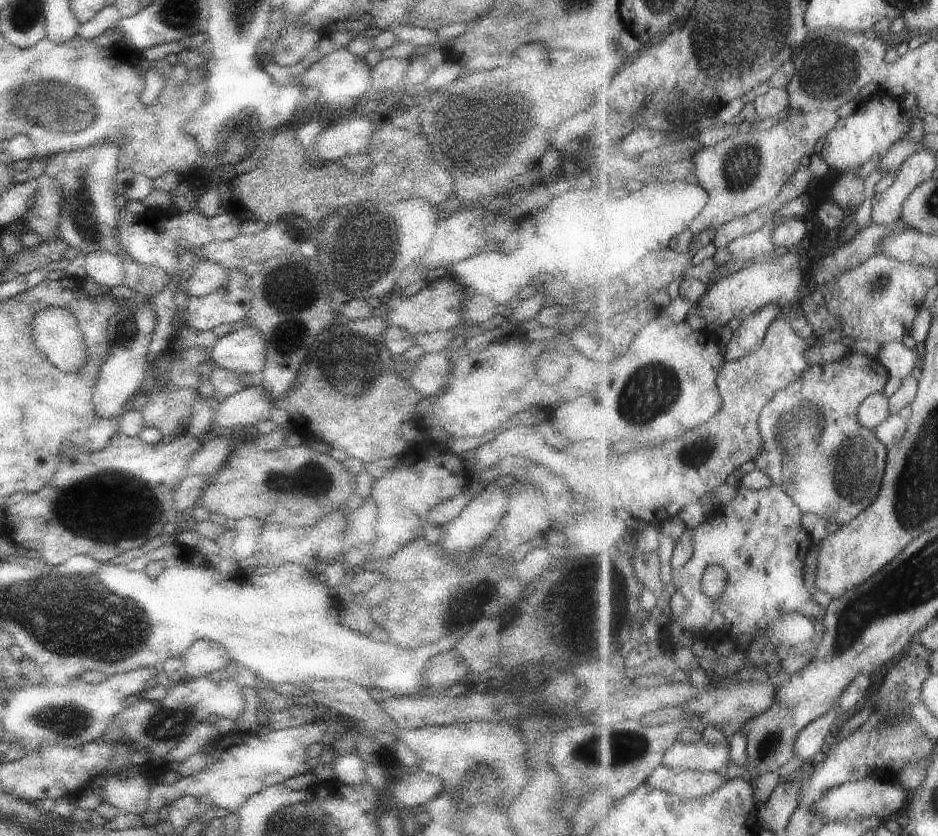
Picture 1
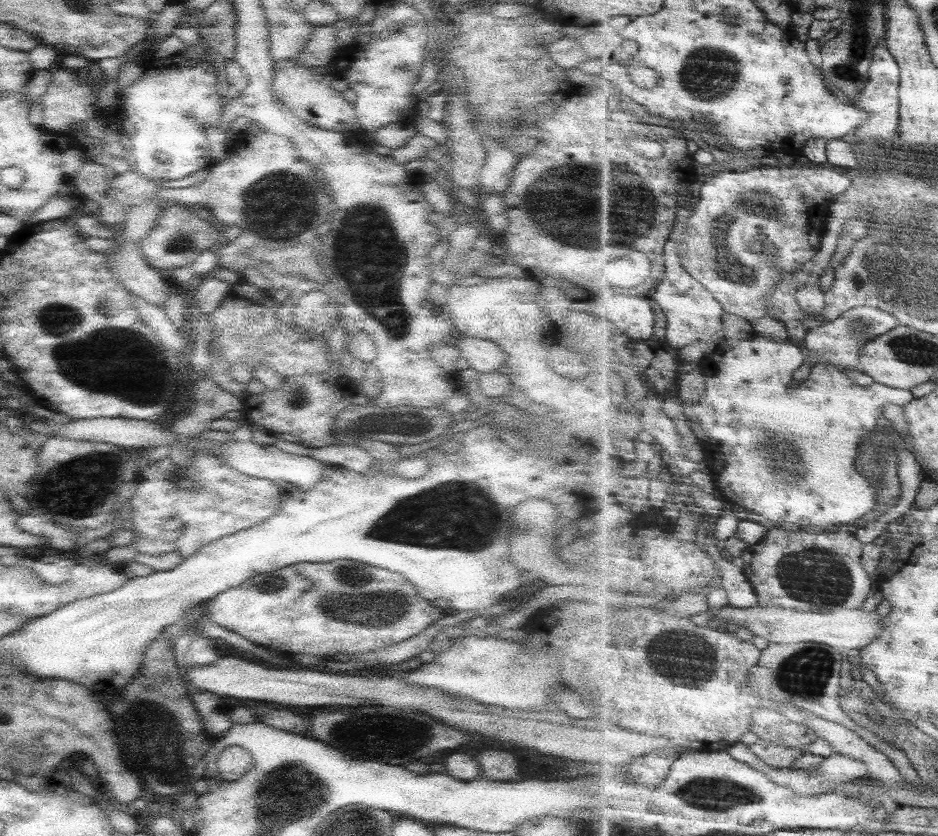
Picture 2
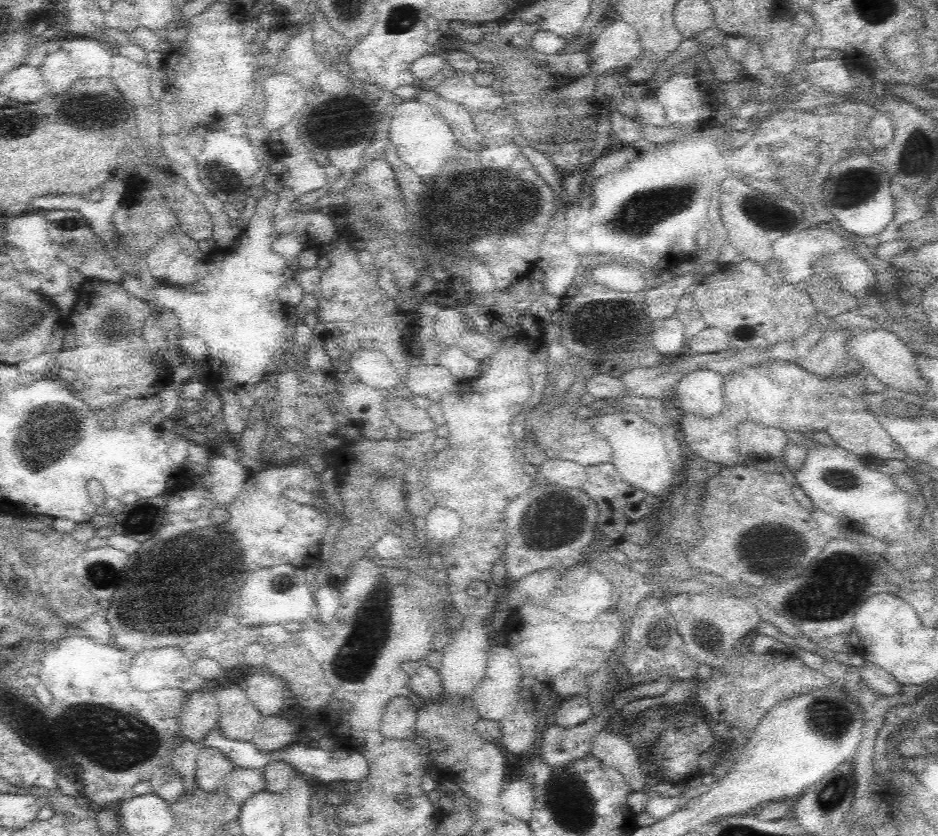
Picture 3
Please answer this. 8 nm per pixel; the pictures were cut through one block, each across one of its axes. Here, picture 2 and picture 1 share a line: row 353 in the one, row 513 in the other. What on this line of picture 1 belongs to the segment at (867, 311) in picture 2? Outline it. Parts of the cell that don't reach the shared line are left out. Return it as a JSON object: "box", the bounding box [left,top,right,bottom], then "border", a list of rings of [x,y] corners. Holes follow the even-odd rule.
{"box":[754,350,890,525],"border":[[[853,350],[831,364],[810,365],[799,379],[778,391],[761,411],[764,451],[754,460],[756,468],[769,474],[772,481],[791,495],[805,512],[819,514],[829,522],[842,525],[851,522],[880,494],[888,462],[888,448],[877,438],[876,430],[860,423],[857,411],[873,393],[884,392],[890,377],[879,357]]]}

